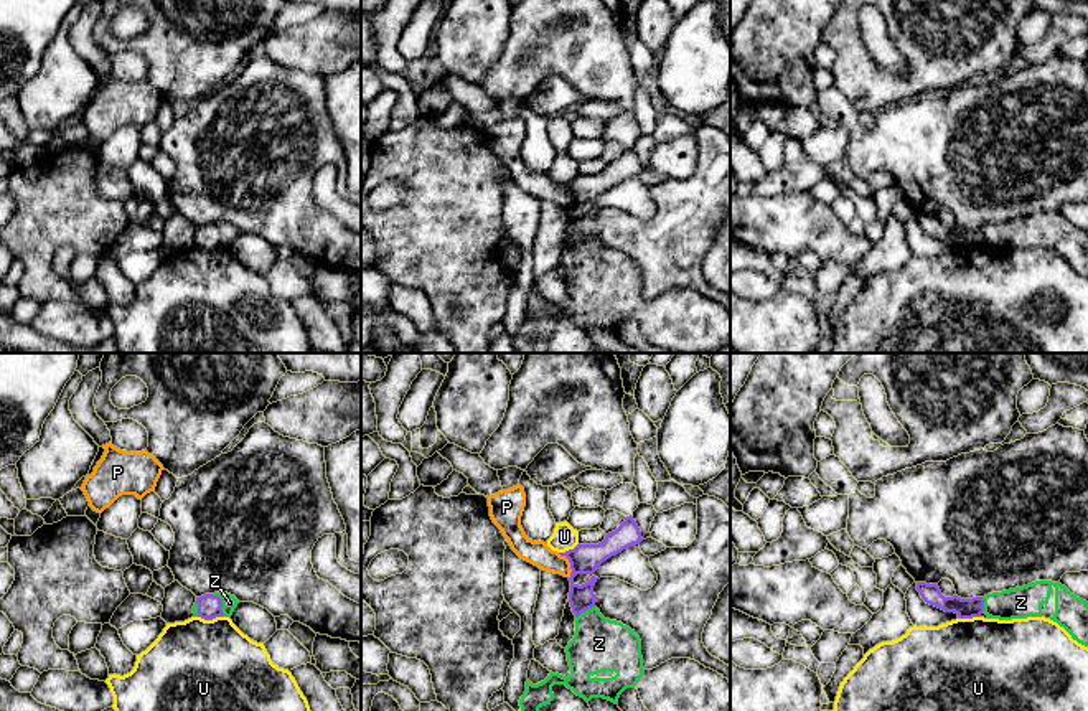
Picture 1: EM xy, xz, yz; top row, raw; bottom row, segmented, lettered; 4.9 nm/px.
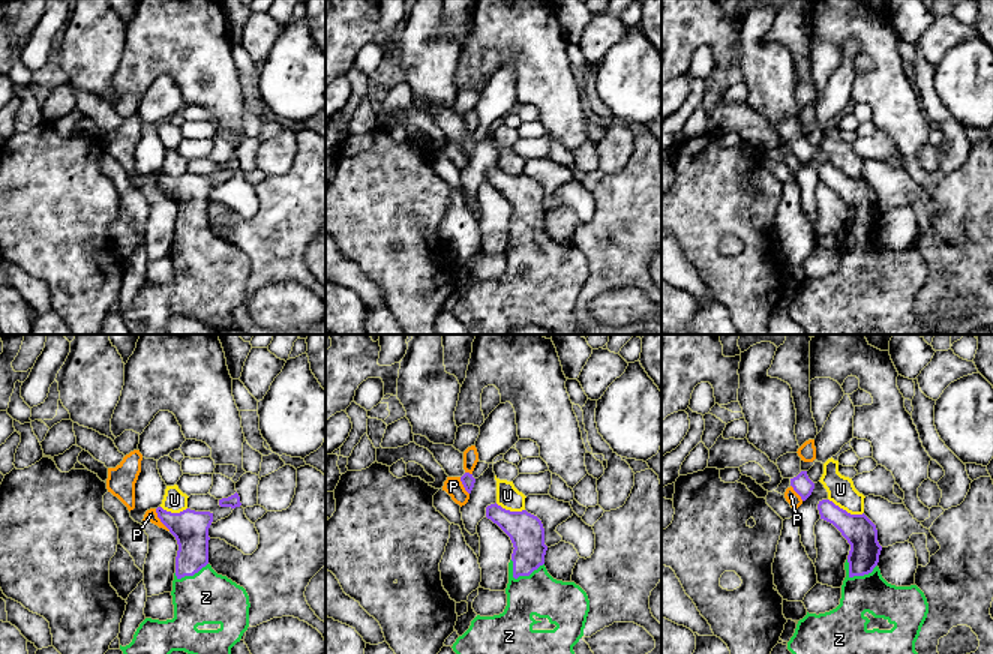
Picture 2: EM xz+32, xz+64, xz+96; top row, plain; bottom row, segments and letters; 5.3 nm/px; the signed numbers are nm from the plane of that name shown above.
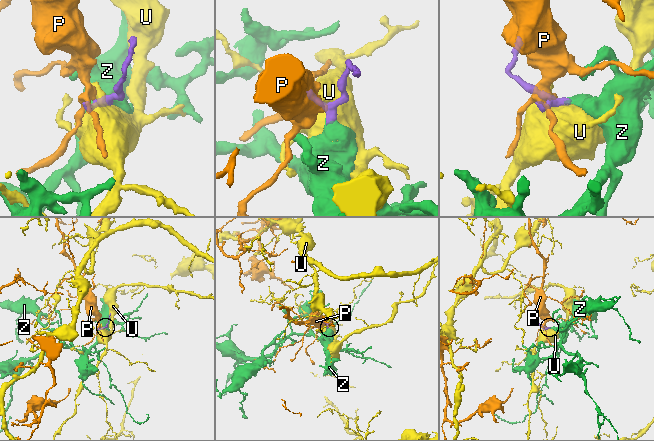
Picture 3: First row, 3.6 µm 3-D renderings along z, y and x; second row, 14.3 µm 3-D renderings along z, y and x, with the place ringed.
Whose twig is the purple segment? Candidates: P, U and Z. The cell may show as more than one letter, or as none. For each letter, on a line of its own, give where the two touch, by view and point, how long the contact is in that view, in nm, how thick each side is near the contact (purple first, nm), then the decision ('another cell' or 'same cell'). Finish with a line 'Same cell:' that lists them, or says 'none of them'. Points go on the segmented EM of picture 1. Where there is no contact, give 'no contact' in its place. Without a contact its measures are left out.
P: contact xz (571, 565); length 140 nm; calibres 140 and 120 nm; another cell
U: contact xy (210, 619); length 120 nm; calibres 110 and 440 nm; another cell
Z: contact xy (221, 602); length 130 nm; calibres 110 and 80 nm; same cell
Same cell: Z

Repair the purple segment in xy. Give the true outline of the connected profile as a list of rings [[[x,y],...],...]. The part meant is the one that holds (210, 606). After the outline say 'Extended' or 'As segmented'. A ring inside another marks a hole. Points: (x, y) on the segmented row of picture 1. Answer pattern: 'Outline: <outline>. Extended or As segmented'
Outline: [[[214,592],[196,597],[193,605],[195,617],[213,620],[216,617],[231,617],[239,600],[227,592]]]. Extended

